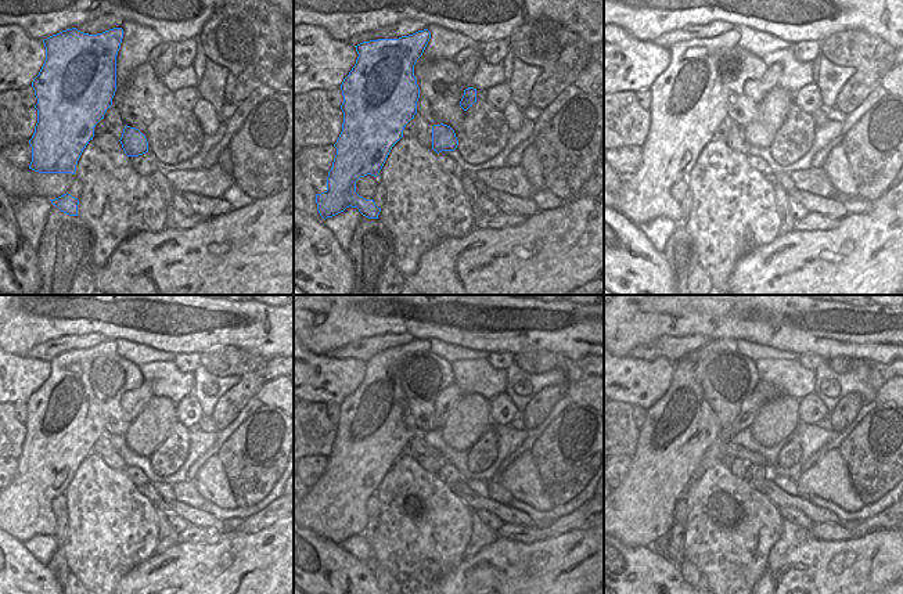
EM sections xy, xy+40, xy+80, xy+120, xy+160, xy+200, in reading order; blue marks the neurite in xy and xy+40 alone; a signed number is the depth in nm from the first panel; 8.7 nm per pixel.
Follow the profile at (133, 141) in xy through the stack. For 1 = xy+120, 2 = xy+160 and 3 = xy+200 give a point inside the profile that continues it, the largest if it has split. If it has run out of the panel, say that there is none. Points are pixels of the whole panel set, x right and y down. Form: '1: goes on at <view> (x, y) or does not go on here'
1: goes on at xy+120 (155, 422)
2: goes on at xy+160 (470, 418)
3: goes on at xy+200 (776, 421)

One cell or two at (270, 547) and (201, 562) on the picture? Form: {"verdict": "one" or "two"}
{"verdict": "one"}

